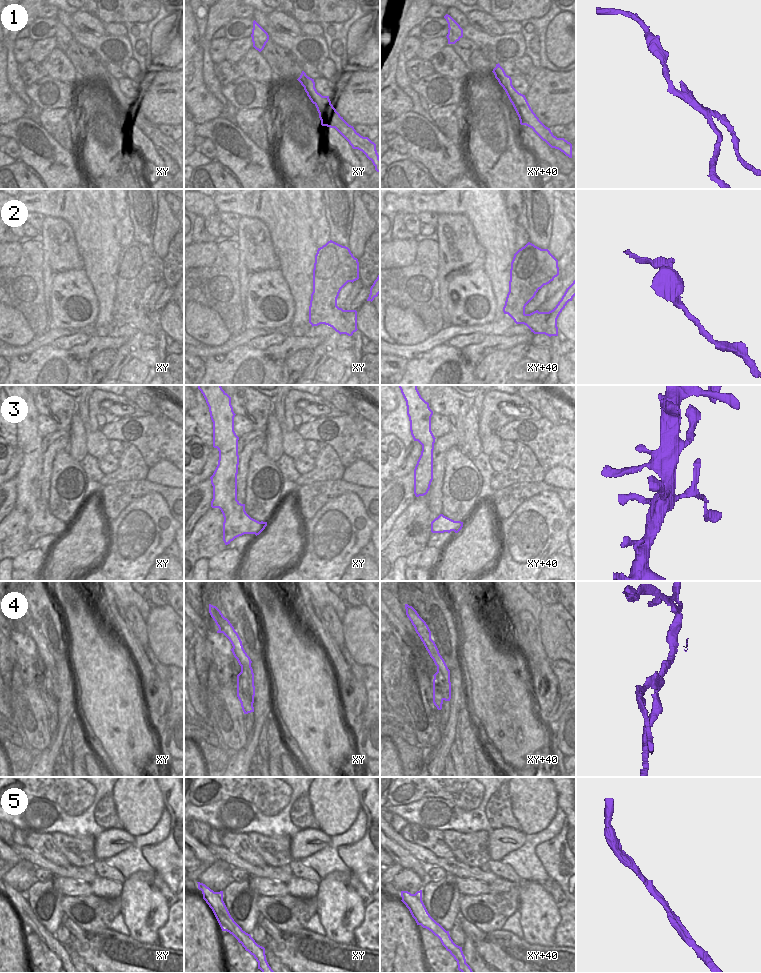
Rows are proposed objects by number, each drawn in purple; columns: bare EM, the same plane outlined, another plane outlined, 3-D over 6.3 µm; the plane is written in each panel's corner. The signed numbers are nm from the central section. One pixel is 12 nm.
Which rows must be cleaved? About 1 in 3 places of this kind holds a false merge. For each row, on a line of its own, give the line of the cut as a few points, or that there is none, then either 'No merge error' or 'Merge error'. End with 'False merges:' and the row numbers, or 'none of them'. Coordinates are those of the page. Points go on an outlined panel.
1: Split along xy (318, 107), (323, 108), (331, 126). Merge error
2: No split. No merge error
3: Split along xy (246, 518), (262, 530). Merge error
4: Split along xy (237, 683), (249, 694), (253, 702). Merge error
5: No split. No merge error
False merges: 1, 3, 4

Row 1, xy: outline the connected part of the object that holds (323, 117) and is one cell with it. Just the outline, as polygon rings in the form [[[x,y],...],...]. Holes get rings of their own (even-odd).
[[[320,107],[317,109],[318,113],[319,113],[319,118],[321,120],[321,125],[322,126],[327,126],[327,127],[330,127],[332,126],[332,124],[330,123],[328,117],[327,117],[327,114],[324,110],[323,107]]]

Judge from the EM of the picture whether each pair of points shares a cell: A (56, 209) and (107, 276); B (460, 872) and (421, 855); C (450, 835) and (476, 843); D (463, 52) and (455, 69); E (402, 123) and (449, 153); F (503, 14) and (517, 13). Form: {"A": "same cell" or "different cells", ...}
{"A": "same cell", "B": "same cell", "C": "same cell", "D": "different cells", "E": "same cell", "F": "same cell"}

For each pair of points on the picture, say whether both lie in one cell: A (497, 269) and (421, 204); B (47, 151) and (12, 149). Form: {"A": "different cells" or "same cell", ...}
{"A": "same cell", "B": "different cells"}

